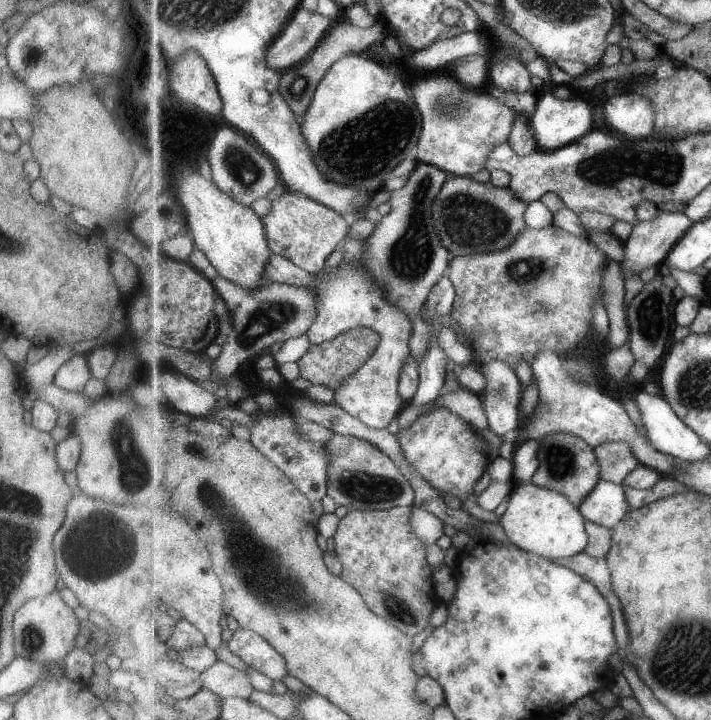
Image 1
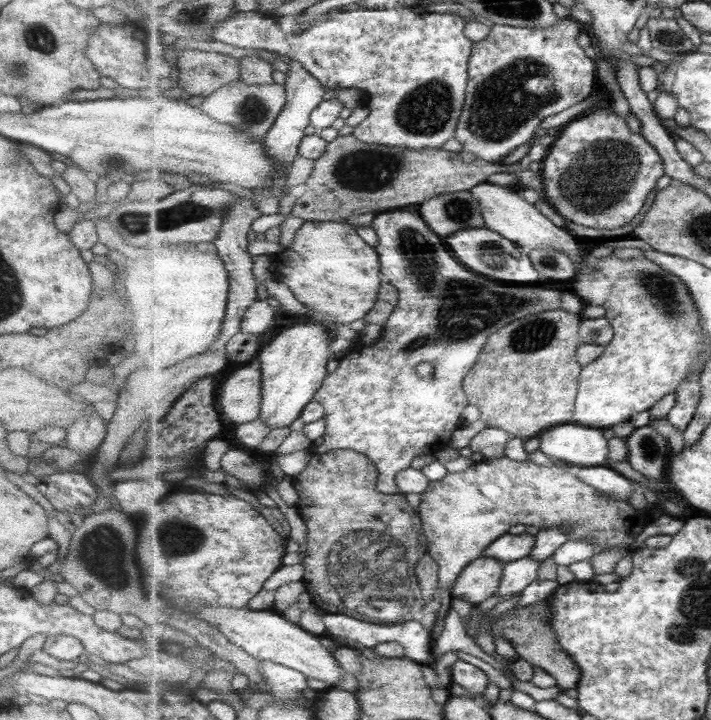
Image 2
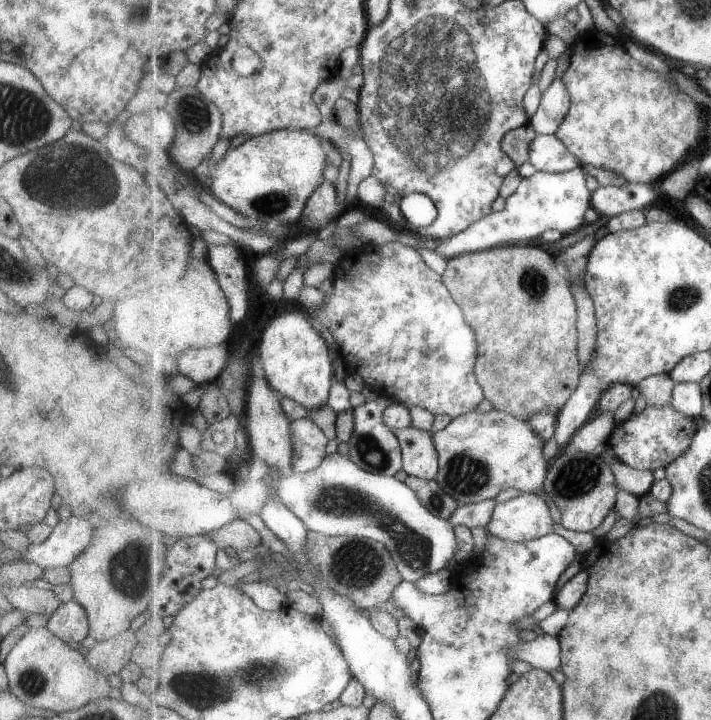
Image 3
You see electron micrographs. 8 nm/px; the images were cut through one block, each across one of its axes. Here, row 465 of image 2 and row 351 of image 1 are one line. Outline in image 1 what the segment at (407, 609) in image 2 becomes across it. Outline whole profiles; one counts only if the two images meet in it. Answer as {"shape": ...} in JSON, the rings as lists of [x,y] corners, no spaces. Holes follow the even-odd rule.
{"shape":[[[356,327],[345,331],[333,341],[313,345],[309,353],[298,361],[302,378],[310,381],[312,385],[326,385],[336,391],[346,377],[357,372],[369,361],[376,352],[379,342],[380,337],[371,328]]]}

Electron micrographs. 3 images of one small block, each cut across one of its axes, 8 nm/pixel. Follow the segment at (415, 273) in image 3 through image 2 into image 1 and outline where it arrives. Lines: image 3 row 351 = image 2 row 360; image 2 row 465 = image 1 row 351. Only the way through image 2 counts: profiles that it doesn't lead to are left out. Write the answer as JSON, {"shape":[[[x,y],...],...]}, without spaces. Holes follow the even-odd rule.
{"shape":[[[349,236],[343,243],[344,260],[332,271],[309,273],[291,260],[275,255],[268,263],[267,281],[292,285],[310,291],[316,299],[316,318],[306,333],[313,345],[333,341],[347,330],[356,327],[371,328],[379,337],[376,352],[357,372],[346,377],[335,391],[334,403],[359,418],[366,426],[384,430],[404,408],[398,389],[400,377],[412,356],[411,340],[414,323],[408,312],[394,305],[366,265],[367,237]]]}

